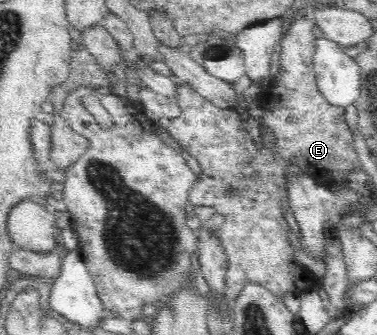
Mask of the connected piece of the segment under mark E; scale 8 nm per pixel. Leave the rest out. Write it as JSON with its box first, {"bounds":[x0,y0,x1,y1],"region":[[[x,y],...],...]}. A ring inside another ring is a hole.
{"bounds":[167,16,361,302],"region":[[[304,16],[296,17],[293,22],[290,24],[289,29],[284,33],[284,37],[280,40],[281,45],[281,54],[279,59],[279,72],[276,75],[275,88],[269,90],[269,102],[265,102],[265,108],[263,109],[263,116],[260,119],[260,125],[269,128],[274,134],[276,139],[275,146],[268,150],[265,147],[262,150],[258,150],[252,137],[250,137],[249,132],[246,129],[243,129],[242,122],[240,121],[240,114],[235,108],[219,108],[218,106],[213,105],[206,98],[203,98],[201,95],[197,94],[197,91],[193,90],[188,84],[178,85],[176,95],[174,99],[176,100],[177,106],[181,108],[181,114],[177,118],[171,119],[171,124],[168,126],[167,131],[169,134],[175,138],[177,143],[181,147],[185,148],[193,158],[197,158],[197,162],[200,165],[200,175],[197,175],[197,186],[193,186],[191,194],[188,196],[189,202],[193,206],[212,206],[215,208],[216,212],[223,215],[224,221],[220,227],[218,227],[217,235],[221,241],[222,247],[224,248],[224,253],[226,254],[228,265],[227,272],[225,274],[225,285],[227,288],[225,290],[225,299],[229,302],[232,302],[239,296],[241,289],[247,283],[257,283],[263,287],[267,287],[267,290],[271,291],[273,295],[277,295],[277,299],[283,296],[289,290],[292,290],[295,295],[300,296],[301,294],[310,291],[312,288],[315,288],[319,284],[319,281],[316,280],[315,276],[305,267],[300,267],[300,264],[295,262],[295,255],[293,255],[293,249],[289,241],[287,241],[287,231],[289,230],[289,225],[283,217],[283,208],[288,207],[288,198],[287,198],[287,189],[286,189],[286,168],[289,165],[297,165],[299,169],[303,169],[309,177],[315,179],[316,181],[321,182],[321,184],[337,184],[343,183],[343,180],[347,178],[351,169],[356,169],[361,167],[361,161],[359,161],[359,156],[354,148],[354,139],[353,133],[349,130],[347,123],[345,123],[344,108],[339,106],[333,106],[328,103],[328,100],[319,92],[317,88],[316,78],[314,75],[314,66],[312,63],[312,58],[315,54],[315,22]]]}

